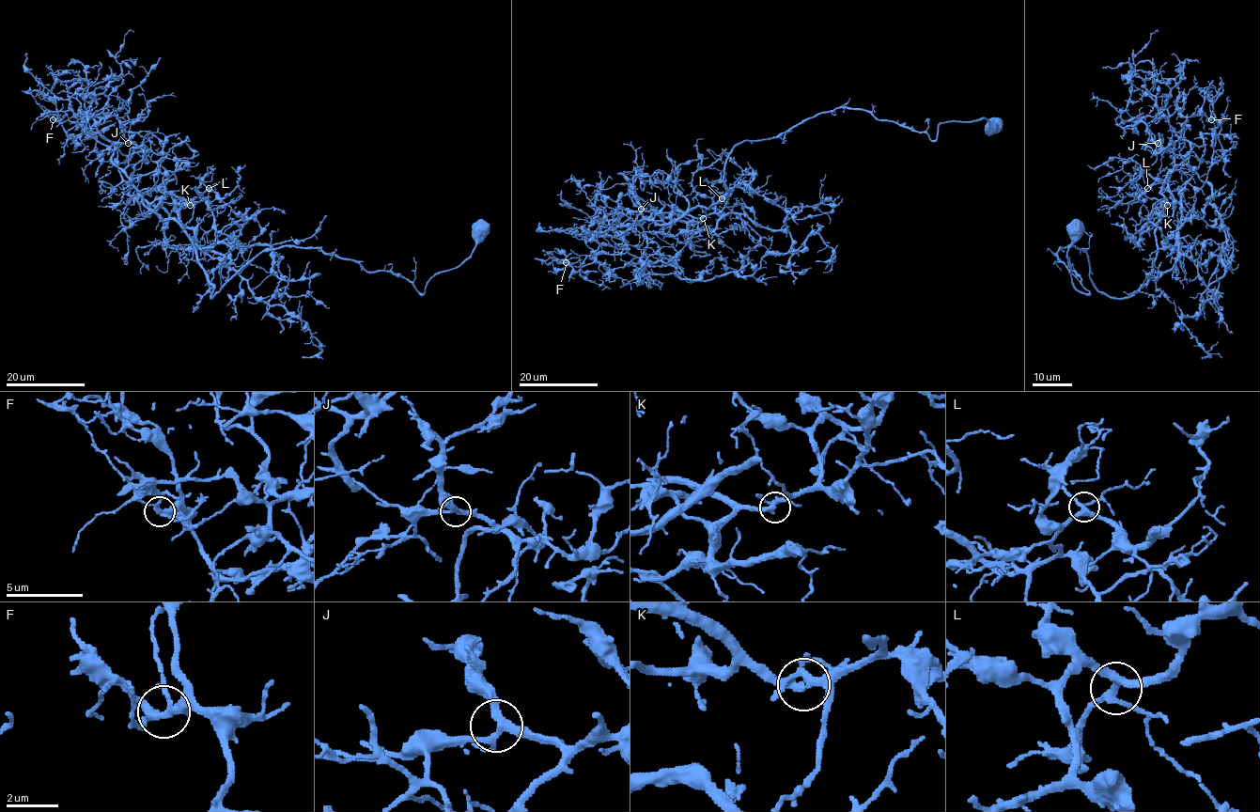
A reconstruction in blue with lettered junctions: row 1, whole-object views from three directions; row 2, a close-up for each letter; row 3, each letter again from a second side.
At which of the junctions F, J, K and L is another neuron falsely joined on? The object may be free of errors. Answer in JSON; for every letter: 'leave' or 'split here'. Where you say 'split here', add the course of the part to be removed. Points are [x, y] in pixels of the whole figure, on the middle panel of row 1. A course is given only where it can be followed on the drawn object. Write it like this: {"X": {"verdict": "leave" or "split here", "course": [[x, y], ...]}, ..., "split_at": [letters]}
{"F": {"verdict": "leave"}, "J": {"verdict": "leave"}, "K": {"verdict": "leave"}, "L": {"verdict": "leave"}, "split_at": []}

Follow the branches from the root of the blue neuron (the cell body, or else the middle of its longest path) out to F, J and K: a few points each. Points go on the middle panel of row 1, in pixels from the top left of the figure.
F: (992, 124), (941, 122), (932, 140), (821, 112), (738, 143), (709, 208), (566, 262)
J: (992, 124), (941, 122), (932, 140), (836, 108), (738, 143), (709, 208), (641, 226), (641, 209)
K: (992, 124), (941, 122), (932, 140), (863, 110), (821, 112), (738, 143), (726, 195), (670, 217), (704, 218)

